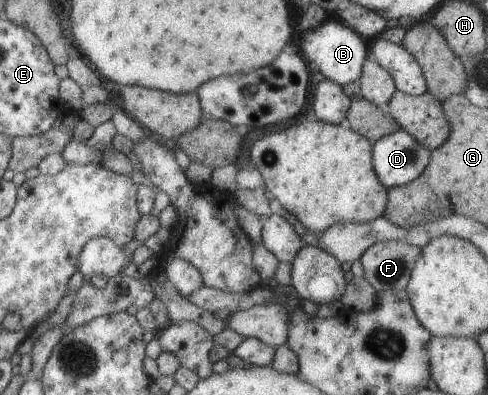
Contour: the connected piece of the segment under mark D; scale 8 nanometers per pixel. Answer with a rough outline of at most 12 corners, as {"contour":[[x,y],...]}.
{"contour":[[407,131],[372,144],[387,189],[411,183],[430,151]]}

